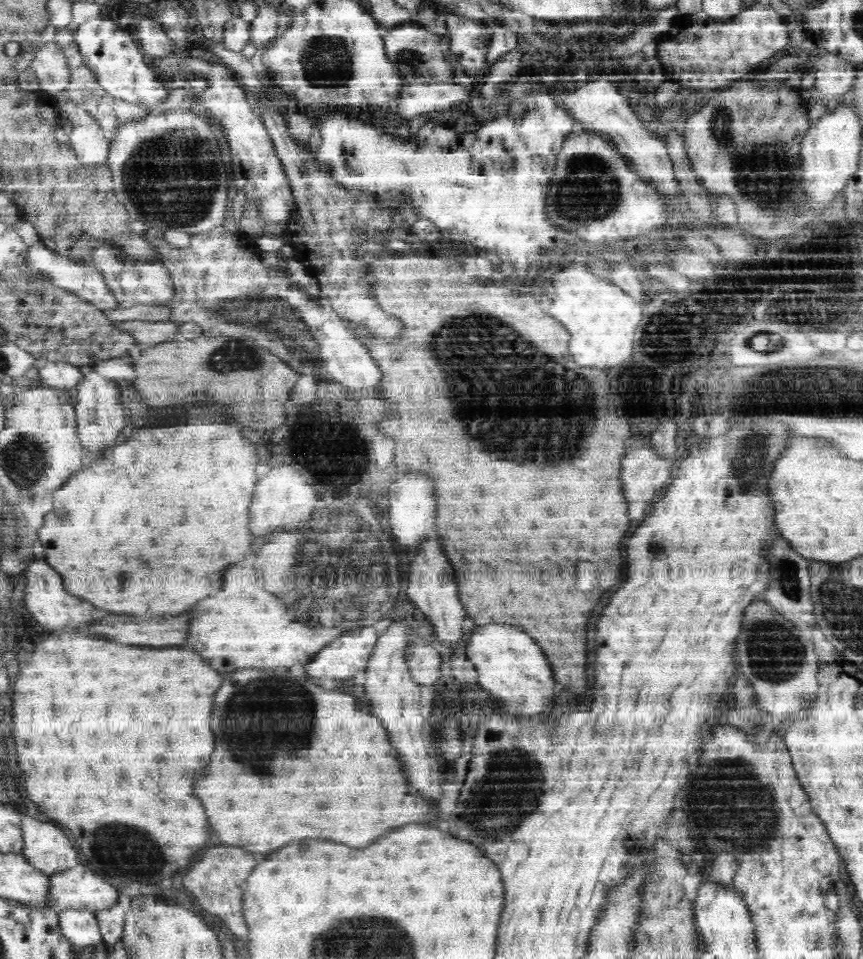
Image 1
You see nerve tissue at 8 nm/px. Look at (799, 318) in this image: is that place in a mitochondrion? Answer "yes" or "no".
no

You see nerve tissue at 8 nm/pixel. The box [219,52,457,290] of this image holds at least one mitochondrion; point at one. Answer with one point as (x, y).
(240, 172)

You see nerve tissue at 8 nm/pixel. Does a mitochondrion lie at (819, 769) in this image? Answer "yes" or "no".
no

